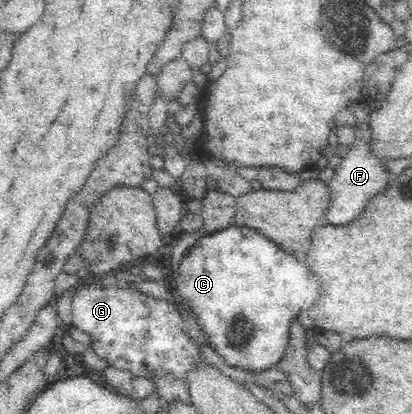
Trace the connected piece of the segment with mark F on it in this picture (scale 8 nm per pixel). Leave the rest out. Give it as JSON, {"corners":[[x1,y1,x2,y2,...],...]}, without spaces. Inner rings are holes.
{"corners":[[353,138,348,144,347,154,342,159,339,168,335,169,333,177,326,183,329,201,323,212,323,223,336,227,355,221,369,198,380,192,390,178,383,162,375,160,369,151,368,142,364,139]]}

